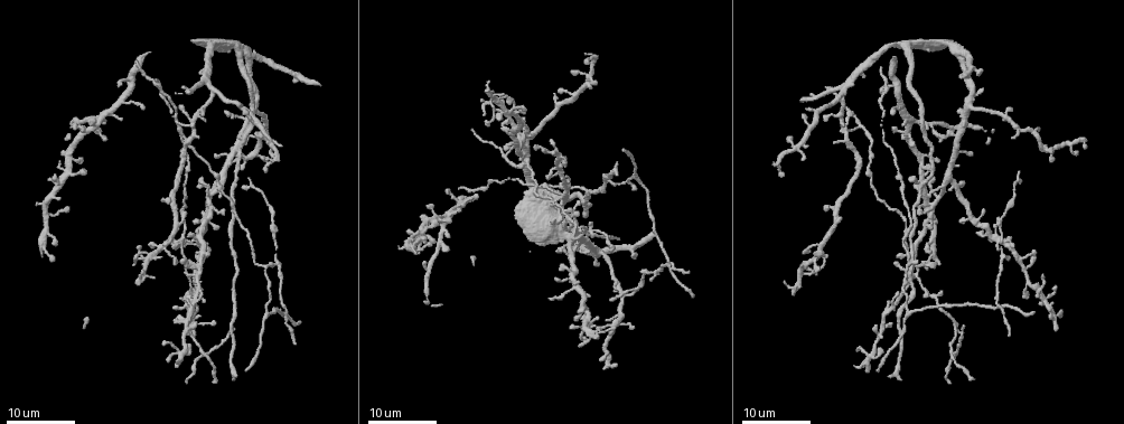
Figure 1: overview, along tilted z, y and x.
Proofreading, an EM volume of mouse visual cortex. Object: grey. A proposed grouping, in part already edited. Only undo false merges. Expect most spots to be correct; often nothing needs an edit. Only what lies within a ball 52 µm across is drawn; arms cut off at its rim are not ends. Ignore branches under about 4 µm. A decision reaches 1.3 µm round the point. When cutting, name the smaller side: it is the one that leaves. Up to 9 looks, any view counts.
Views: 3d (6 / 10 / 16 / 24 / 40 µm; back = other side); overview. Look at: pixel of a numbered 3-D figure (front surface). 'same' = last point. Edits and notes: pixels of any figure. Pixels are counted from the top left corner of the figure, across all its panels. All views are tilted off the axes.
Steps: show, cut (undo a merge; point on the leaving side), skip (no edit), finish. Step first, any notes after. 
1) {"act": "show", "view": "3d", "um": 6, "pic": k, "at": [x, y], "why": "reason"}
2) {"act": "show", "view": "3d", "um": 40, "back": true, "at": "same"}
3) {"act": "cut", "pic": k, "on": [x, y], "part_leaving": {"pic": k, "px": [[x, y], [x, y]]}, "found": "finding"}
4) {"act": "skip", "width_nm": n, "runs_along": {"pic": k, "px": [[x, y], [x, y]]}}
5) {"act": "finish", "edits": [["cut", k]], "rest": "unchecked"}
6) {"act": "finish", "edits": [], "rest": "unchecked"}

{"act": "show", "view": "3d", "um": 16, "pic": 1, "at": [924, 291], "why": "three arms meet"}

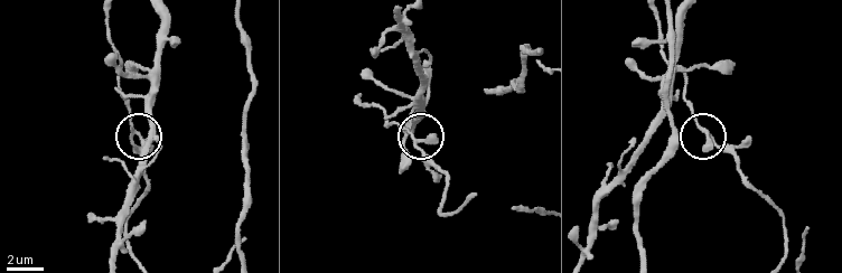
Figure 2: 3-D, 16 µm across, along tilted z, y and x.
{"act": "show", "view": "3d", "um": 6, "pic": 2, "at": [132, 132], "why": "closer look"}

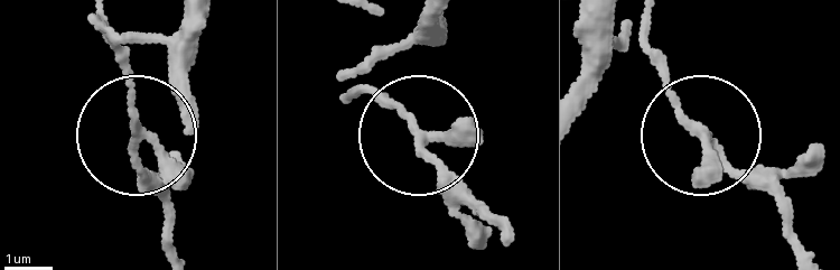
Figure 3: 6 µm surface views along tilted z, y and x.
{"act": "skip", "width_nm": 180, "runs_along": {"pic": 3, "px": [[186, 12], [113, 54], [138, 124], [133, 163], [164, 210]]}, "found": "one neuron here"}

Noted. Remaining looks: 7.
{"act": "show", "view": "3d", "um": 16, "pic": 1, "at": [595, 235], "why": "four-way junction"}

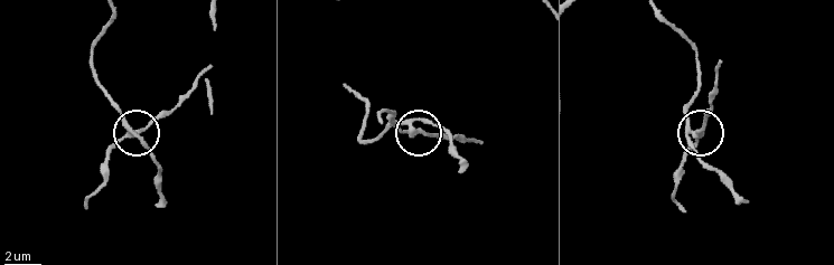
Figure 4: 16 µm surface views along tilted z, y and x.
{"act": "show", "view": "3d", "um": 6, "pic": 4, "at": [699, 134], "why": "zoom in"}

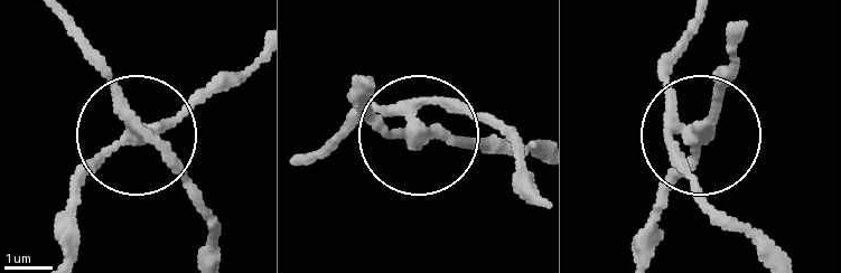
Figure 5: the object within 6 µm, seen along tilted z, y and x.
{"act": "cut", "pic": 5, "on": [192, 102], "width_nm": 260, "part_leaving": {"pic": 5, "px": [[137, 128], [177, 121], [259, 57]]}, "found": "a second neuron is stuck on"}

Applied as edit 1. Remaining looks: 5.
{"act": "show", "view": "overview", "why": "redraw"}

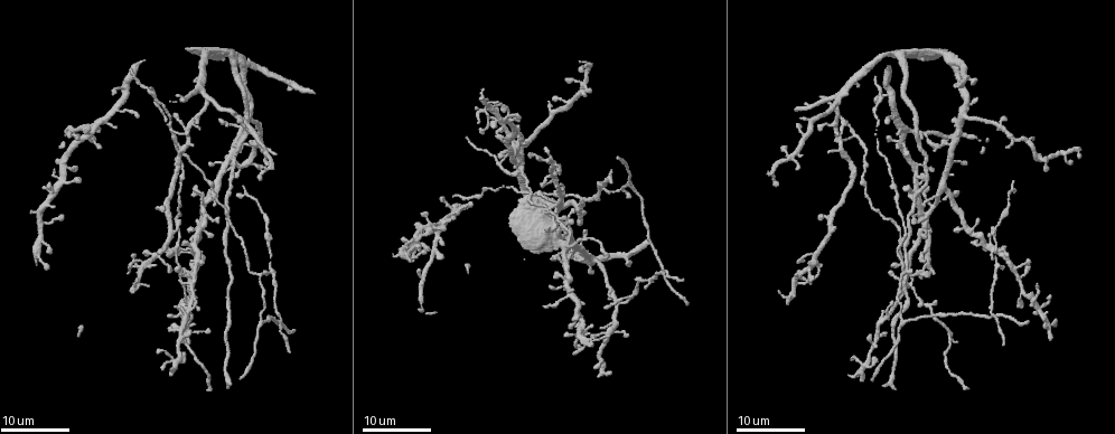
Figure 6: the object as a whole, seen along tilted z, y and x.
{"act": "show", "view": "3d", "um": 16, "pic": 6, "at": [998, 314], "why": "four-way junction"}

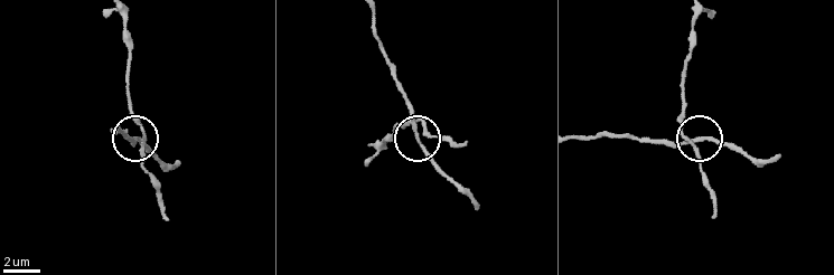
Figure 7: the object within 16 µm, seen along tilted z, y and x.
{"act": "show", "view": "3d", "um": 10, "pic": 7, "at": [415, 137]}

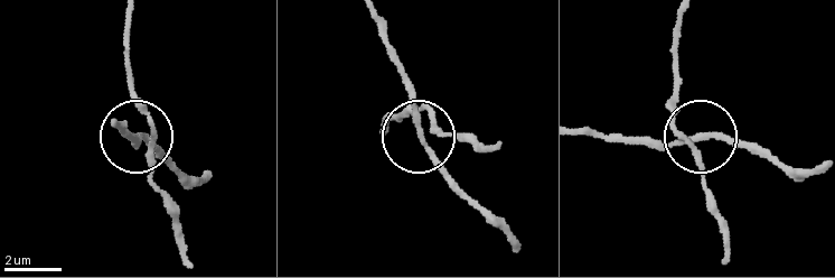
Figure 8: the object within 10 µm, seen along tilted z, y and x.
{"act": "show", "view": "3d", "um": 6, "pic": 8, "at": [700, 139]}

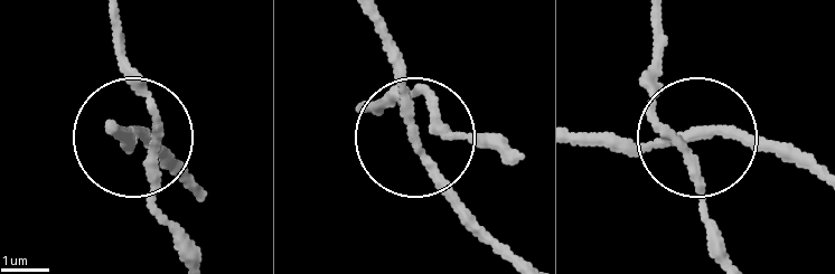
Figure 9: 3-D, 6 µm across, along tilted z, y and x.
{"act": "skip", "runs_along": {"pic": 9, "px": [[106, 129], [186, 166]]}, "found": "continuous, no second neuron"}

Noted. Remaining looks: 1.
{"act": "finish", "edits": [["cut", 5]], "rest": "unchecked"}

